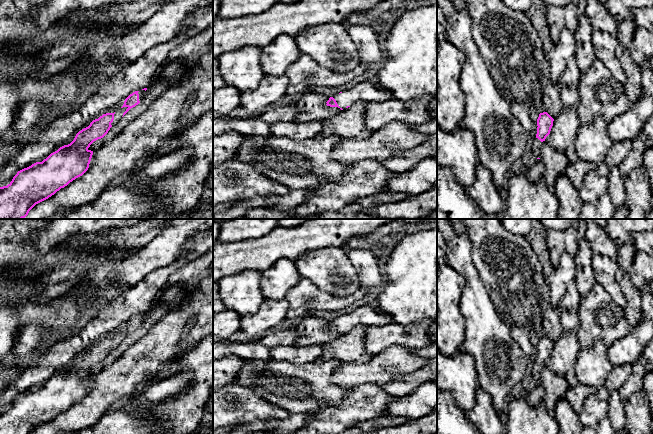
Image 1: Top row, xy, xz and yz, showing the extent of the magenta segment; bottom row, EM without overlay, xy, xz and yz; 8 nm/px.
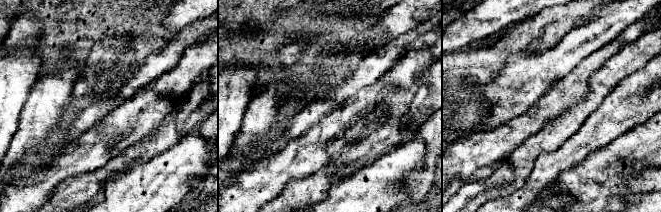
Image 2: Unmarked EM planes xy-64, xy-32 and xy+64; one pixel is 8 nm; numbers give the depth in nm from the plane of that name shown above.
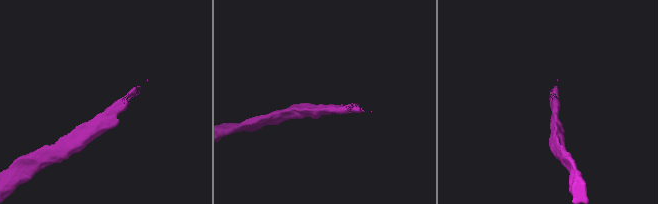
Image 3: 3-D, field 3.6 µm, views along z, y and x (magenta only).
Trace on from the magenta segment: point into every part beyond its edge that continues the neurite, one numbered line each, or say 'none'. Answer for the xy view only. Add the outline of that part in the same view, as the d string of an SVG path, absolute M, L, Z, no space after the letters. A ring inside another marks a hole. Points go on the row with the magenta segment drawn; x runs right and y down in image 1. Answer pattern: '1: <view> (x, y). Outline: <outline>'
1: xy (118, 114). Outline: M123 107L118 109L115 114L114 114L114 120L111 123L111 125L114 125L115 123L117 123L119 121L119 119L123 116L123 113L126 111L128 107Z

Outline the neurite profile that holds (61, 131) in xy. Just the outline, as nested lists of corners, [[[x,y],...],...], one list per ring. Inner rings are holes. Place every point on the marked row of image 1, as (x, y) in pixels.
[[[173,38],[158,44],[140,56],[126,69],[105,81],[96,93],[74,112],[46,124],[19,145],[16,156],[0,170],[0,187],[7,186],[18,171],[42,162],[60,147],[70,144],[76,134],[106,113],[120,109],[125,99],[135,91],[147,88],[161,64],[180,41]]]

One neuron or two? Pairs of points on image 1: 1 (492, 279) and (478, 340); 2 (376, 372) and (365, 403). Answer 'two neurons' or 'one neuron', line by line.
1: two neurons
2: two neurons

